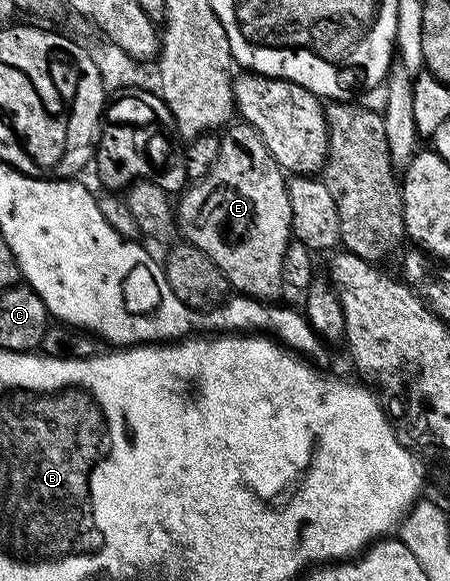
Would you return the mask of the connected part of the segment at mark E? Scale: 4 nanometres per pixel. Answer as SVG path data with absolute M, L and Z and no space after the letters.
M244 121L226 126L221 135L219 157L215 157L215 165L211 165L209 172L196 180L195 185L182 190L179 198L181 200L176 200L175 203L178 232L183 236L184 242L195 245L203 253L207 253L211 261L215 261L234 292L262 301L277 301L282 298L283 253L287 253L287 245L293 234L291 203L287 197L287 175L275 161L275 157L271 157L267 145L263 143L263 137L259 137L253 126Z

